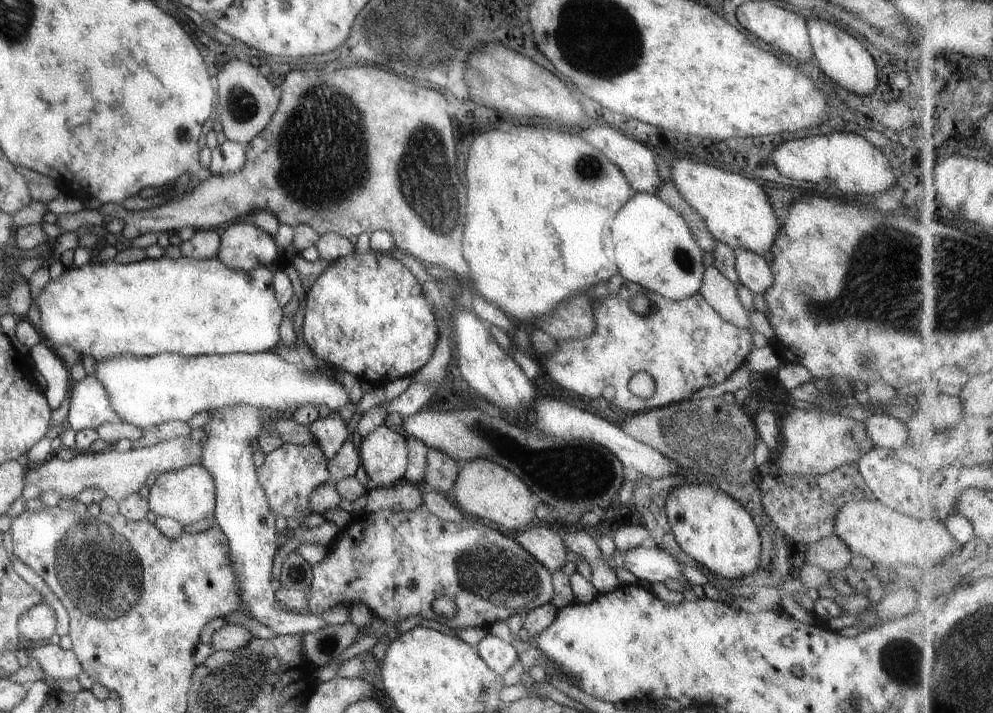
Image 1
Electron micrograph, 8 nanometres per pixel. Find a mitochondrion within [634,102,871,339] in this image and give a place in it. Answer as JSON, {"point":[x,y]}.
{"point":[682,258]}

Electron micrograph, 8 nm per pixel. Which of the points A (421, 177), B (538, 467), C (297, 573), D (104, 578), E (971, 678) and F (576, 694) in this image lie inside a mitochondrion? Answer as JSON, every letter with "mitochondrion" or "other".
{"A":"mitochondrion","B":"mitochondrion","C":"mitochondrion","D":"mitochondrion","E":"mitochondrion","F":"other"}

